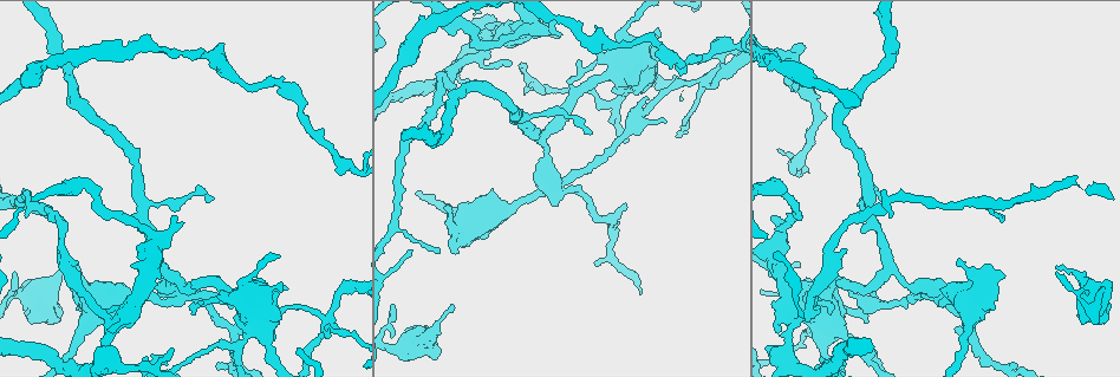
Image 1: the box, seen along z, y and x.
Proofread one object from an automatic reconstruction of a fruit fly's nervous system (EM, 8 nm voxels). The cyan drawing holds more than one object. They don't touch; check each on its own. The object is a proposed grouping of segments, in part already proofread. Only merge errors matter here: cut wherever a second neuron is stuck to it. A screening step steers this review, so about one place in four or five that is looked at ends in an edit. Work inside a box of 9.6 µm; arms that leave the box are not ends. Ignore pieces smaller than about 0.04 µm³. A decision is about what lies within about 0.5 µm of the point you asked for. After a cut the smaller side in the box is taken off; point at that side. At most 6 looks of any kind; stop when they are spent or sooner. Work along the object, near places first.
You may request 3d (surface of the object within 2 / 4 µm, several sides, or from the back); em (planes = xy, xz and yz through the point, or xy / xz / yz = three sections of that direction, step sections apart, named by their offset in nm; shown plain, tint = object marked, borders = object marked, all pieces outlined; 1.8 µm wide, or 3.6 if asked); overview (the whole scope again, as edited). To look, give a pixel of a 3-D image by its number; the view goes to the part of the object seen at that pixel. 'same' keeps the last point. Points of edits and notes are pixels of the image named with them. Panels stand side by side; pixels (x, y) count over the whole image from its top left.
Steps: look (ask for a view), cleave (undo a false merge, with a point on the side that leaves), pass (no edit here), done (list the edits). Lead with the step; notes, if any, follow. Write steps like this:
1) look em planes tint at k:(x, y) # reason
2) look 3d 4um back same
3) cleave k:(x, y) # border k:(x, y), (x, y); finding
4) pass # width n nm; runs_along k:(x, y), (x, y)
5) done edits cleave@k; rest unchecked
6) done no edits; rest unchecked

look 3d 4um back at 1:(46, 290) # calibre changes

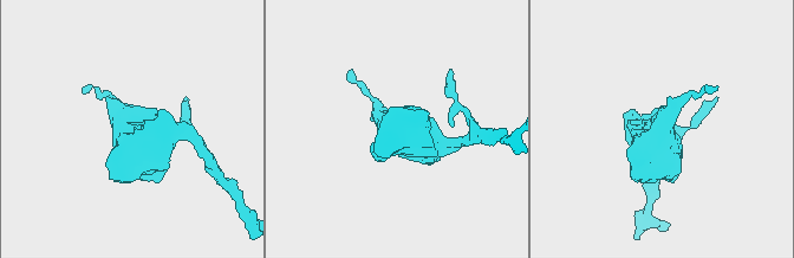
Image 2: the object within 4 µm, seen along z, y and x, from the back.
look em 3.6um xz step 16 tint at 2:(660, 121) # now the EM

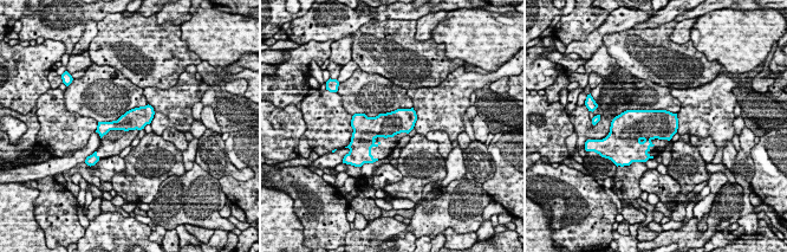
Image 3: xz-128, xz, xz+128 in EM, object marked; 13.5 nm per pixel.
pass # runs_along 3:(150, 110), (99, 130); one neuron here

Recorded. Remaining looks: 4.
look em xz step 4 tint at 1:(933, 287) # sudden change in width

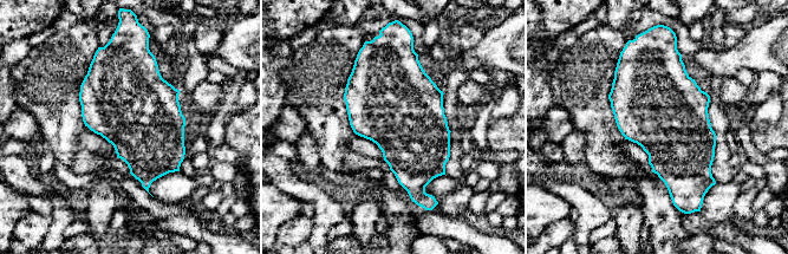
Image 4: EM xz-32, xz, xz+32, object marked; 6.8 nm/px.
look em planes tint same

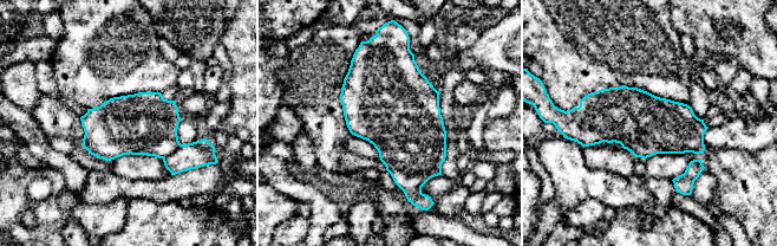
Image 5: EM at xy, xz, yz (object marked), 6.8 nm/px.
cleave 5:(197, 154) # border 5:(180, 143), (176, 149), (163, 159); two neurons meet here

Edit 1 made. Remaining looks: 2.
look overview # see it whole again

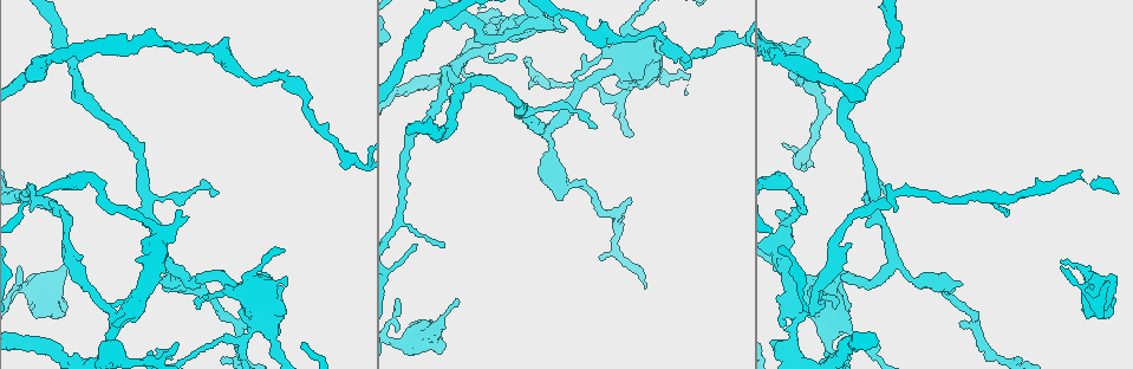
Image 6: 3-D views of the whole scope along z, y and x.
look em planes borders at 6:(736, 38) # sharp bend

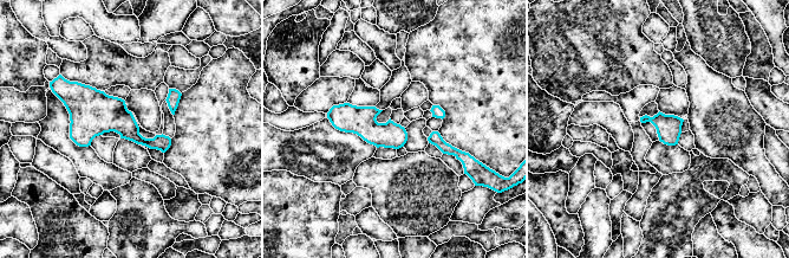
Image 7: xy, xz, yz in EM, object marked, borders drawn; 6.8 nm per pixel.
pass # runs_along 7:(330, 115), (404, 137); one neuron here

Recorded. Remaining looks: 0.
done edits cleave@5; rest unchecked

